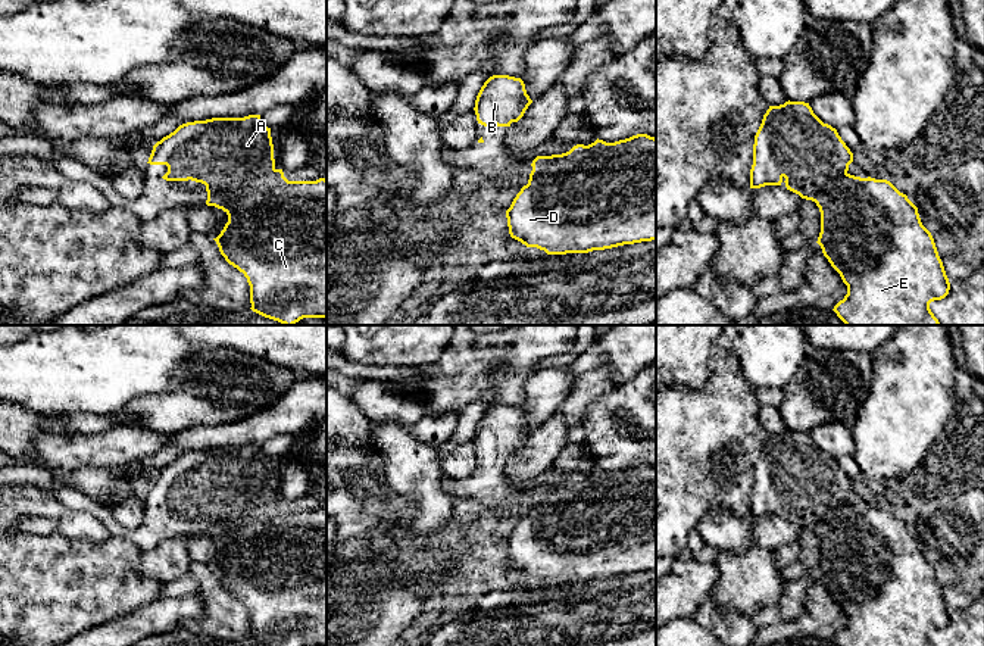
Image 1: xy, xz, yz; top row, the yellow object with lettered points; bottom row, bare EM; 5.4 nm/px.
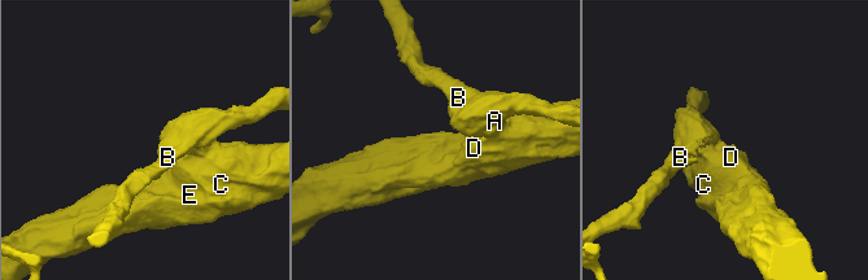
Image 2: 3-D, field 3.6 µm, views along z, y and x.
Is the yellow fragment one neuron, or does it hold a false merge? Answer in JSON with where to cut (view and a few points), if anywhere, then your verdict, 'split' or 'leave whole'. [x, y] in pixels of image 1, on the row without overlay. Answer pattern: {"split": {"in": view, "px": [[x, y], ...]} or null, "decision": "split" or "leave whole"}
{"split": {"in": "xy", "px": [[277, 499], [243, 512], [212, 534]]}, "decision": "split"}

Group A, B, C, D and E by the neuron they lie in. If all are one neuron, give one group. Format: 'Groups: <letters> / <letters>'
Groups: A B / C D E

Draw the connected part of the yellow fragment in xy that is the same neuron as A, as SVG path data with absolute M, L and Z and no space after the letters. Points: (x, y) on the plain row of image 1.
M260 444L244 447L212 447L179 455L174 462L153 475L150 494L166 494L166 511L196 511L206 515L207 536L232 525L243 514L274 503L274 474L271 458L262 453Z

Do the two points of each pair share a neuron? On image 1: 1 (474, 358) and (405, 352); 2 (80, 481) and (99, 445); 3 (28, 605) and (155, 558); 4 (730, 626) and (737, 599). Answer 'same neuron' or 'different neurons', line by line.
1: different neurons
2: different neurons
3: different neurons
4: different neurons

